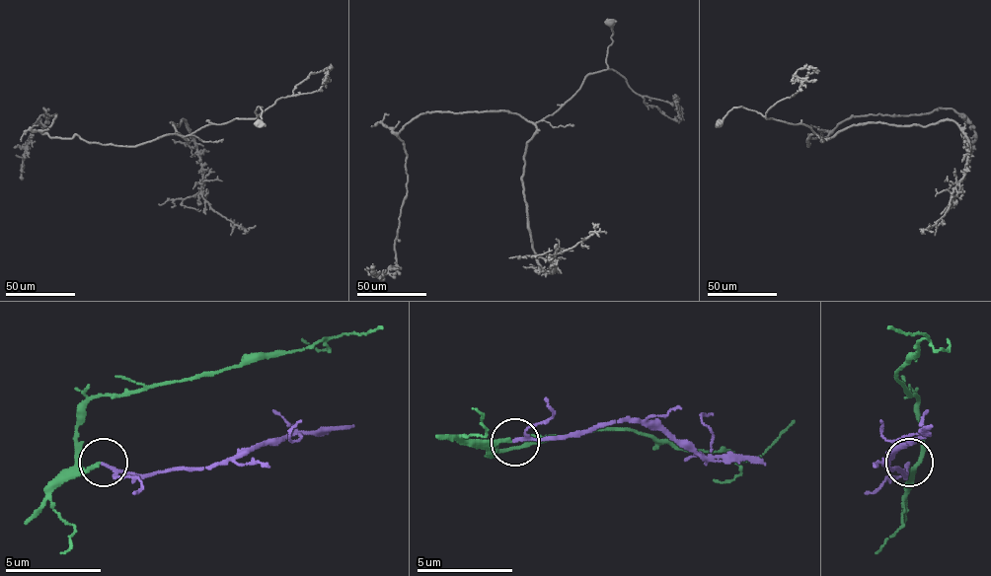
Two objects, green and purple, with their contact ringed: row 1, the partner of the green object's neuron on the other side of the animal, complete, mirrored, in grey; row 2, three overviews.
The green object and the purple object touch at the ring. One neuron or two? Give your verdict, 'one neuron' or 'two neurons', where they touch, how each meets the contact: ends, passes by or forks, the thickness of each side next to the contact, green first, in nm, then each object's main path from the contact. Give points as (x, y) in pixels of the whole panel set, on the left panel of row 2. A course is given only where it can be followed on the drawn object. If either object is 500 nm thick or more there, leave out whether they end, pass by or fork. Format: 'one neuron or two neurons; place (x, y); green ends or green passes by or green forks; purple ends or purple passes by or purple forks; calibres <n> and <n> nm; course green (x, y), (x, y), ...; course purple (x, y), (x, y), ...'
one neuron; place (103, 462); green ends; purple passes by; calibres 190 and 130 nm; course green (100, 464), (85, 468), (76, 454), (76, 415), (95, 396), (166, 382), (214, 378), (381, 324); course purple (105, 464), (152, 472), (233, 464), (295, 435), (300, 440), (290, 440), (300, 420)

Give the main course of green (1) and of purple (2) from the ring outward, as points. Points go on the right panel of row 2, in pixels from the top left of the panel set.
1: (908, 464), (913, 468), (922, 454), (922, 415), (917, 396), (898, 382), (898, 378), (927, 339), (888, 324)
2: (908, 464), (908, 472), (888, 464), (922, 435), (888, 440), (879, 420)

